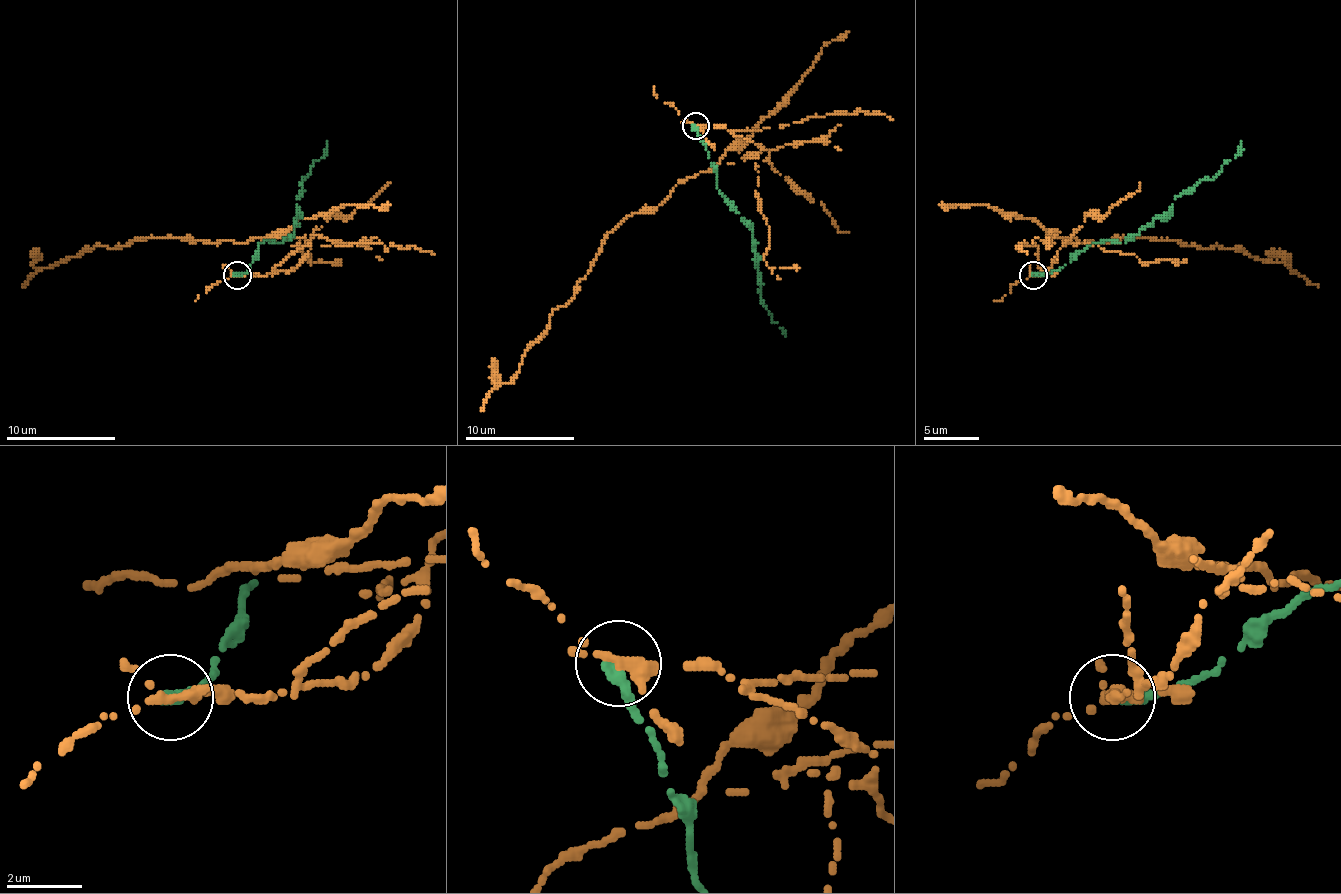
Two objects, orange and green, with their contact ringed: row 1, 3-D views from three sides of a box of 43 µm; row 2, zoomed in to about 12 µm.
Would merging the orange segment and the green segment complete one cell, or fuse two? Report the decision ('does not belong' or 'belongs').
does not belong

